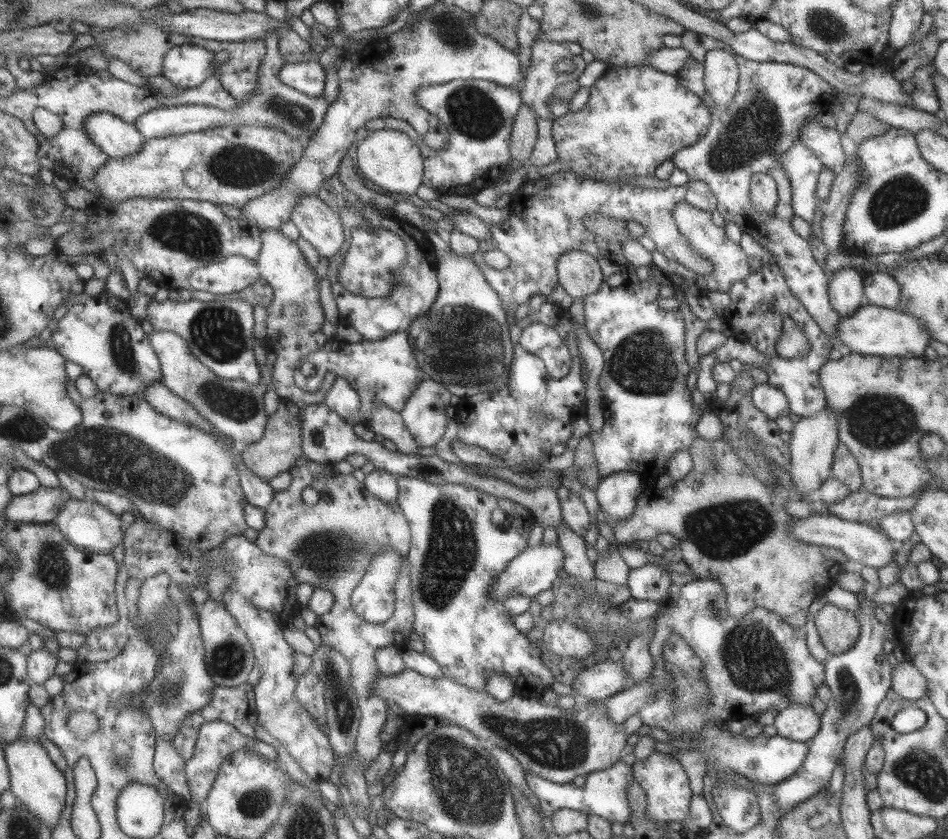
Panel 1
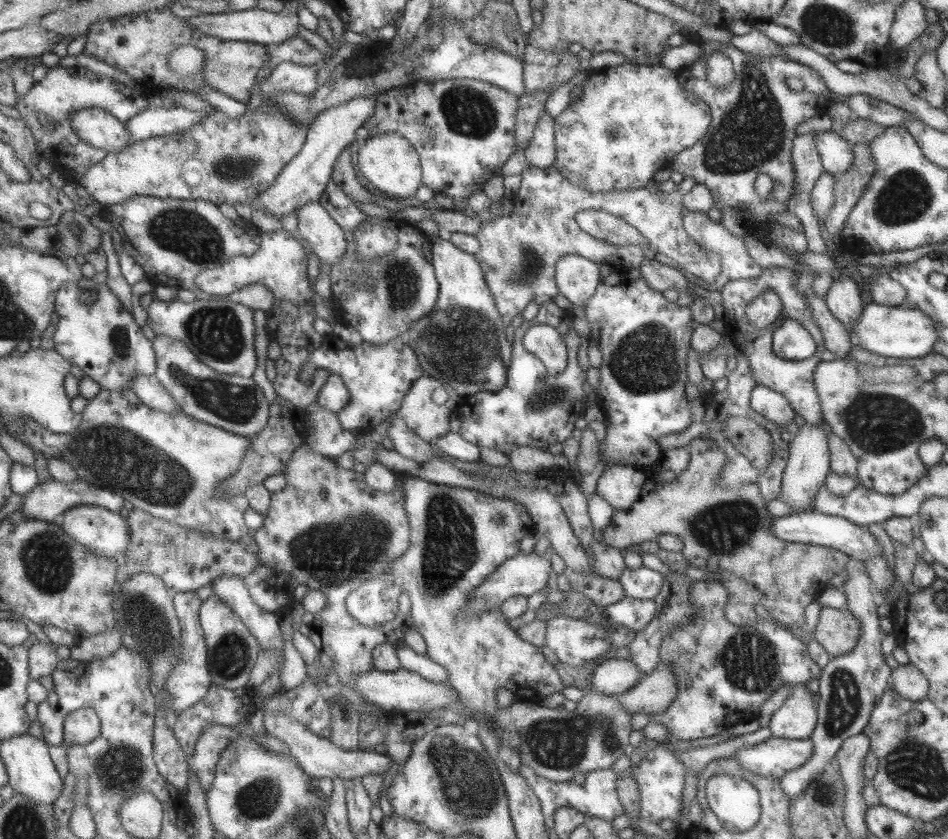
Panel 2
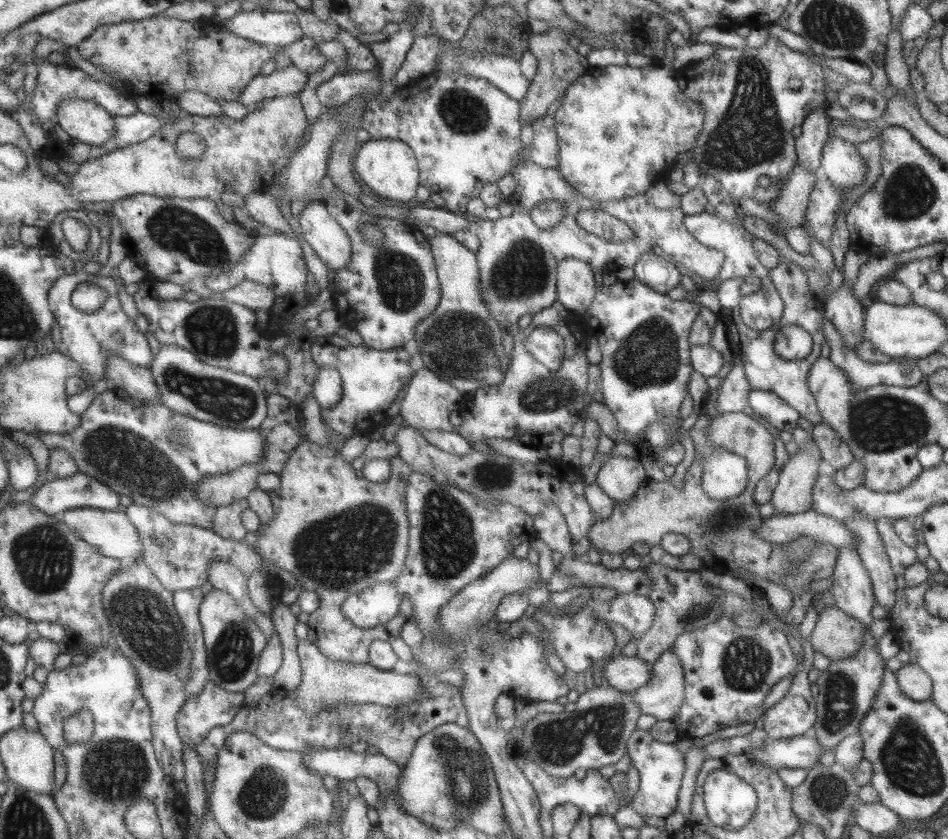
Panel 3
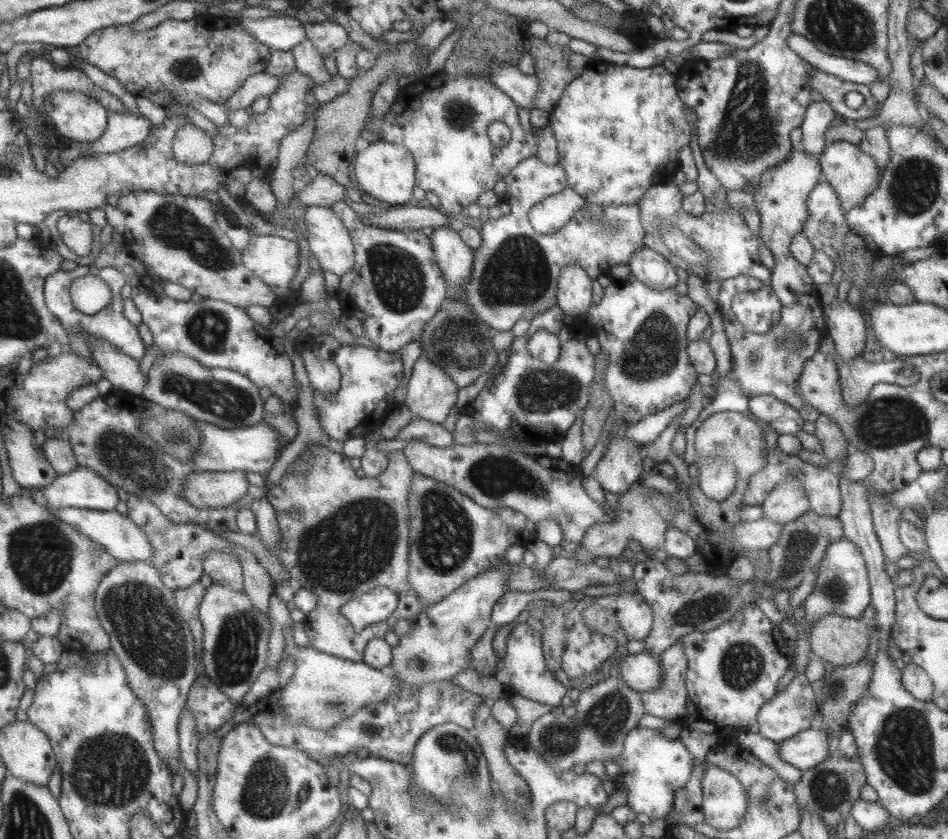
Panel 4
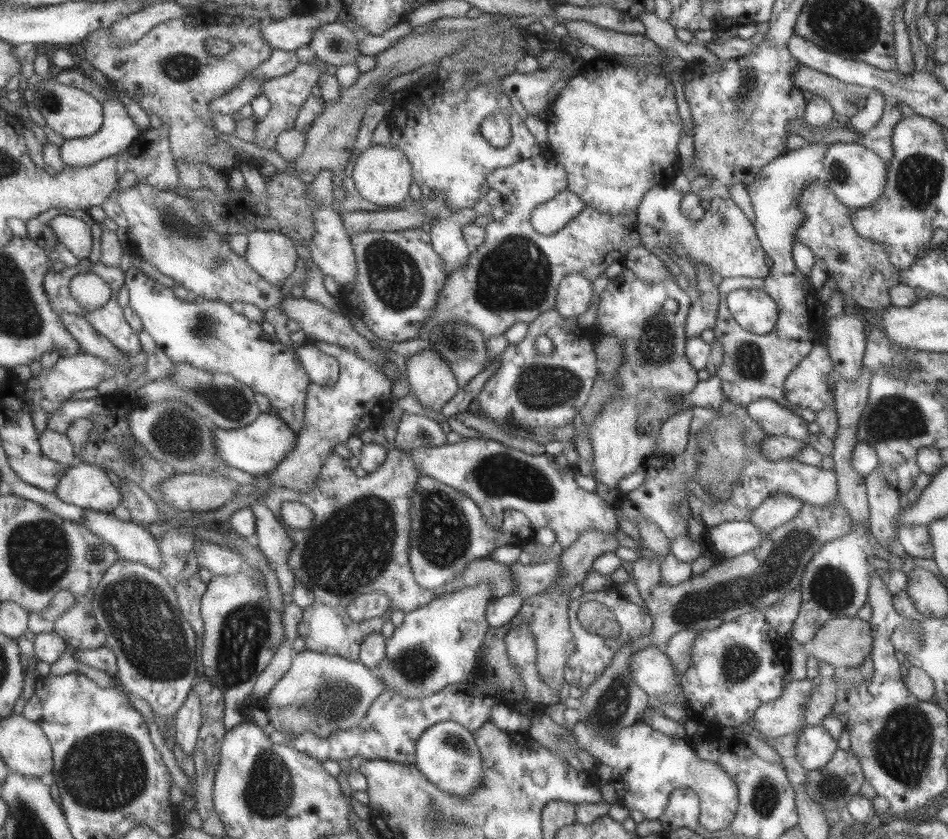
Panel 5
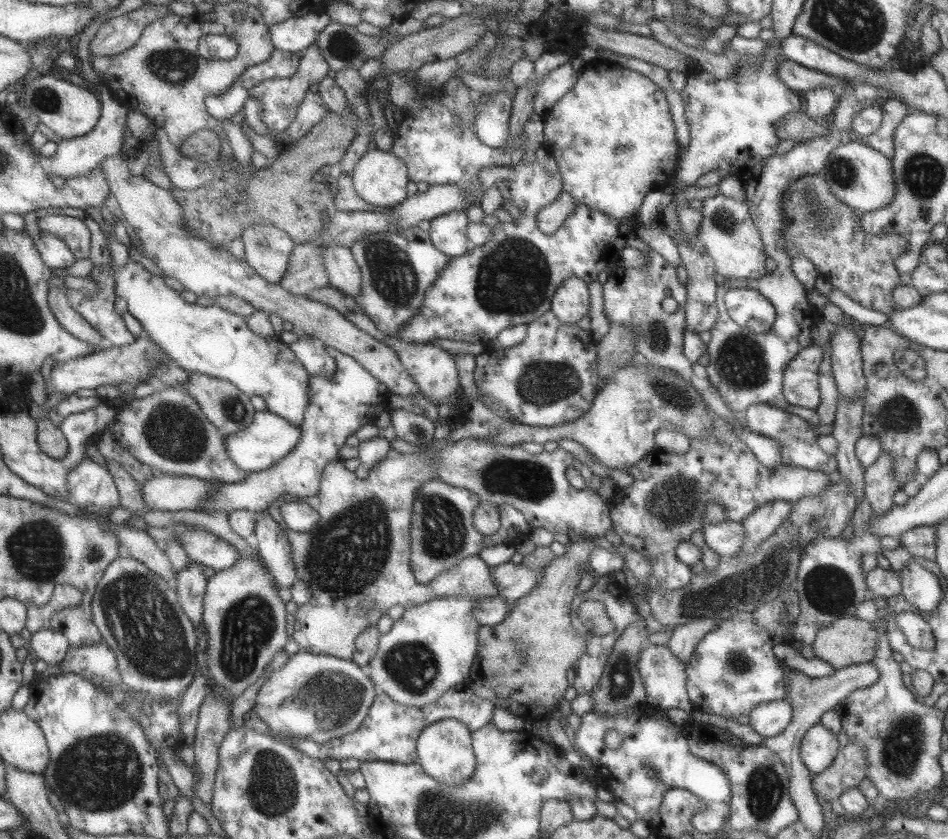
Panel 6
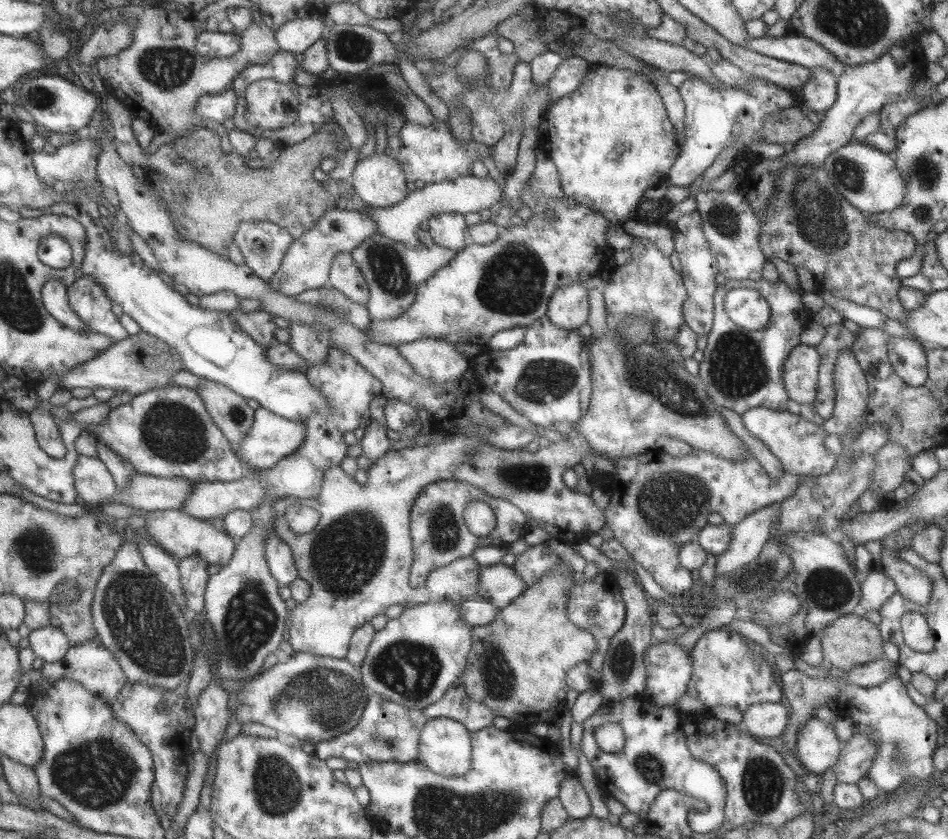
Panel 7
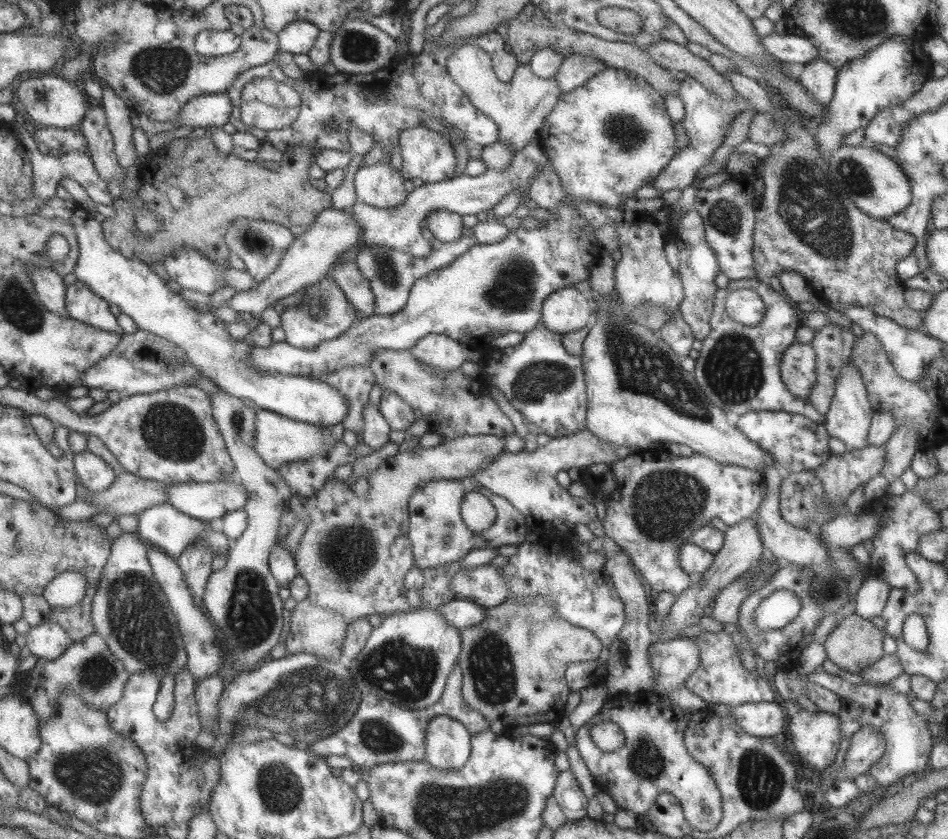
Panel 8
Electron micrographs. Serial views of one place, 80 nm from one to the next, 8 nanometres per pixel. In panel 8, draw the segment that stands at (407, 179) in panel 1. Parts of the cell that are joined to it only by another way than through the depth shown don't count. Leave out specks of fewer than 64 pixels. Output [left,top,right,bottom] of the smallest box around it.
[353,161,406,208]

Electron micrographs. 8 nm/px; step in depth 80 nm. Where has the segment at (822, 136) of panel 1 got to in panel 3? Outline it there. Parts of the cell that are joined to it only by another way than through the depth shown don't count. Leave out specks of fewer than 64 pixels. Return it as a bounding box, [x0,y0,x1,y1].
[820,134,866,190]

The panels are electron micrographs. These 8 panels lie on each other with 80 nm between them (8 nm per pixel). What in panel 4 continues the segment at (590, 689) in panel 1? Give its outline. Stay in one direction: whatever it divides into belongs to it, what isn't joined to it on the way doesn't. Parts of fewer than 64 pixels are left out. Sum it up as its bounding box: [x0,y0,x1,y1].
[614,651,662,693]

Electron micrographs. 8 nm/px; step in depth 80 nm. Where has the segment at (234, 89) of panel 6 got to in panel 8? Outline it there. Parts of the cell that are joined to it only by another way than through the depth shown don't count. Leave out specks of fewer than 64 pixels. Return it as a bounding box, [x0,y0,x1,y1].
[176,93,232,128]

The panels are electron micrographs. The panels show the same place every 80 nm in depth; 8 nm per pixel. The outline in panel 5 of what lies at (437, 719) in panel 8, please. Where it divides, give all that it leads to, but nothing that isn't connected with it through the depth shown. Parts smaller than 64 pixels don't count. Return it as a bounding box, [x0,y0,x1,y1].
[414,720,483,798]

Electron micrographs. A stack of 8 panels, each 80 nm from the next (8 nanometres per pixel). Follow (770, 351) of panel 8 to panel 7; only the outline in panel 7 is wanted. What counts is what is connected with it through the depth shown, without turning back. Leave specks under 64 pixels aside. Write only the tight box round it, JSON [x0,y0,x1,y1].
[696,279,824,426]

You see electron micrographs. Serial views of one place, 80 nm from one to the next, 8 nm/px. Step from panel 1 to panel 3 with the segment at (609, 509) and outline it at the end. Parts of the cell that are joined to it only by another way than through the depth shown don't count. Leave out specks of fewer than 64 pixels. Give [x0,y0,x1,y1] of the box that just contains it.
[596,456,646,502]

